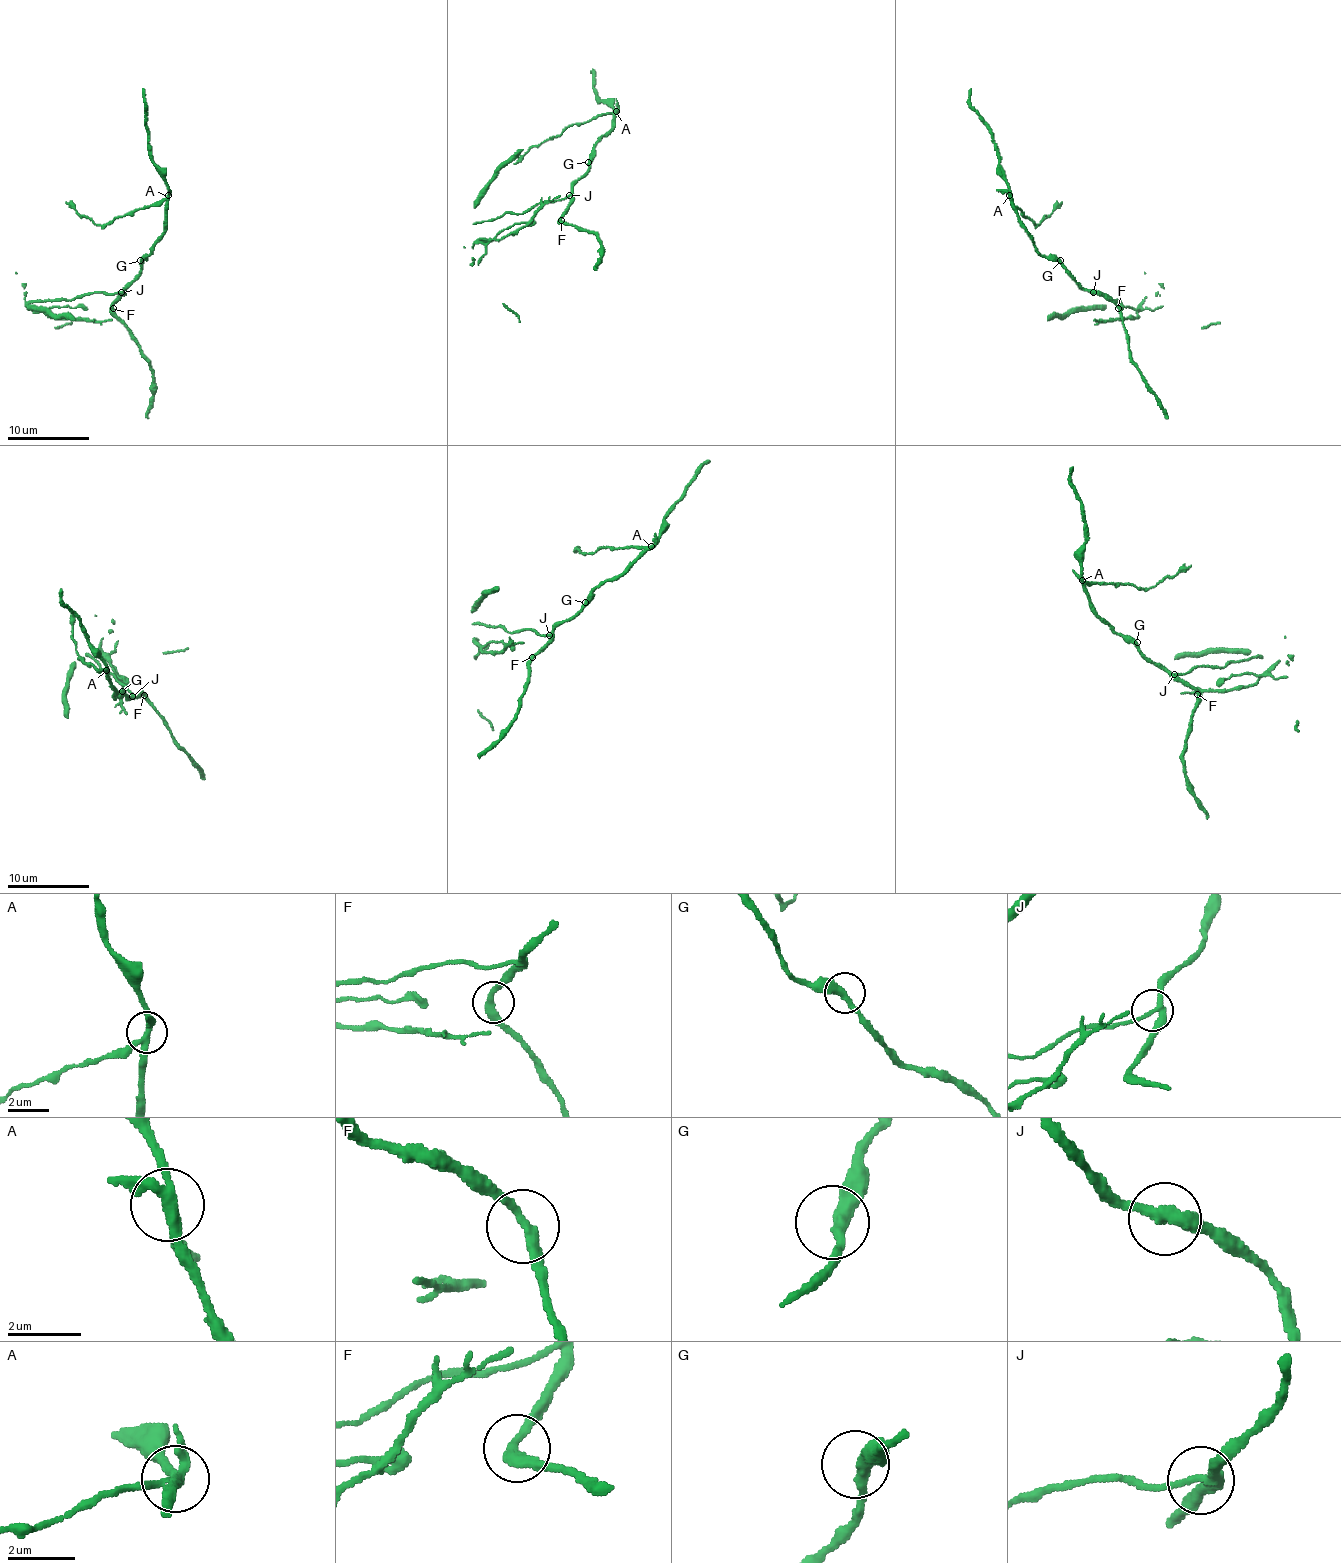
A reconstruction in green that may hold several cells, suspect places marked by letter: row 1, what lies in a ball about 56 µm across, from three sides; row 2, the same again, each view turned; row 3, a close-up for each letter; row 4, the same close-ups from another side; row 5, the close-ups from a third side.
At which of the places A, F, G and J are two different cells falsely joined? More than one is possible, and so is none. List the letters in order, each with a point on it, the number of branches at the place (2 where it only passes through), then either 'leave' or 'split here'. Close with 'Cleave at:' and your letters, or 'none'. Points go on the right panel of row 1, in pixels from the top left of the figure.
A: (1009, 195) | 4 | split here
F: (1118, 308) | 2 | leave
G: (1060, 260) | 2 | leave
J: (1093, 292) | 3 | split here
Cleave at: A, J

